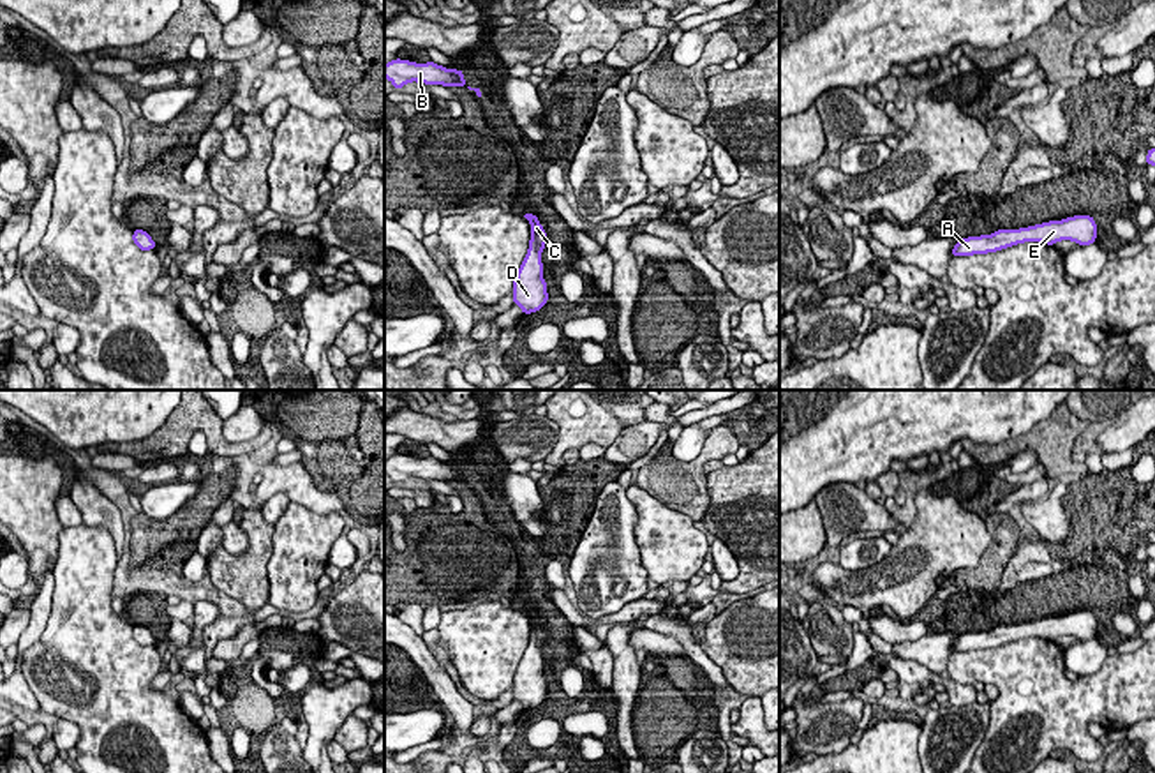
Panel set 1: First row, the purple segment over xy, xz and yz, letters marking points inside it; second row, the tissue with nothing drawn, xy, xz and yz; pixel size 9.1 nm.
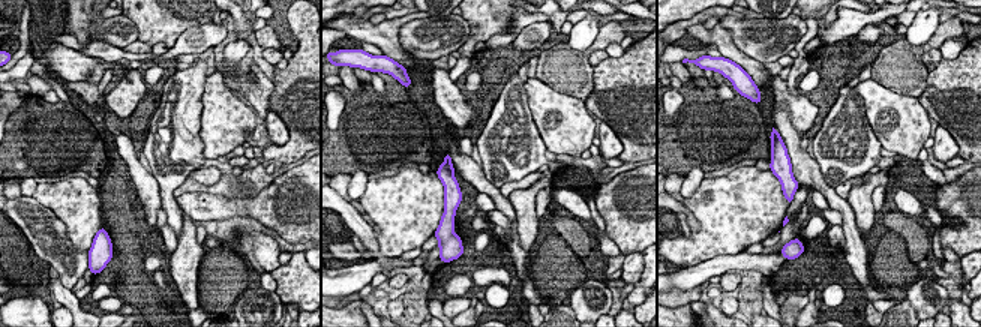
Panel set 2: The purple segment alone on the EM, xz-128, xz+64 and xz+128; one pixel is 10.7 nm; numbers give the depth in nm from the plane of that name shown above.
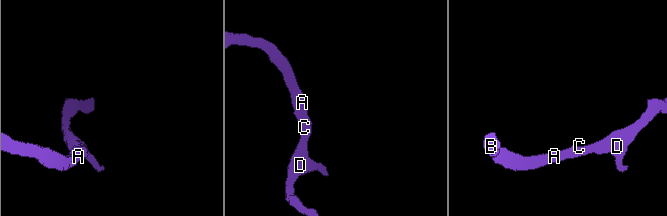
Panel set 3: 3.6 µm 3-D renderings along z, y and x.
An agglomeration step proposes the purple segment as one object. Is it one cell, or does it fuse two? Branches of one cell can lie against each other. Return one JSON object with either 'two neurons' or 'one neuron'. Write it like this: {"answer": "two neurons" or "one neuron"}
{"answer": "one neuron"}

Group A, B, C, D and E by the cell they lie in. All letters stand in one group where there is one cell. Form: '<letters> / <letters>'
A B C D E

